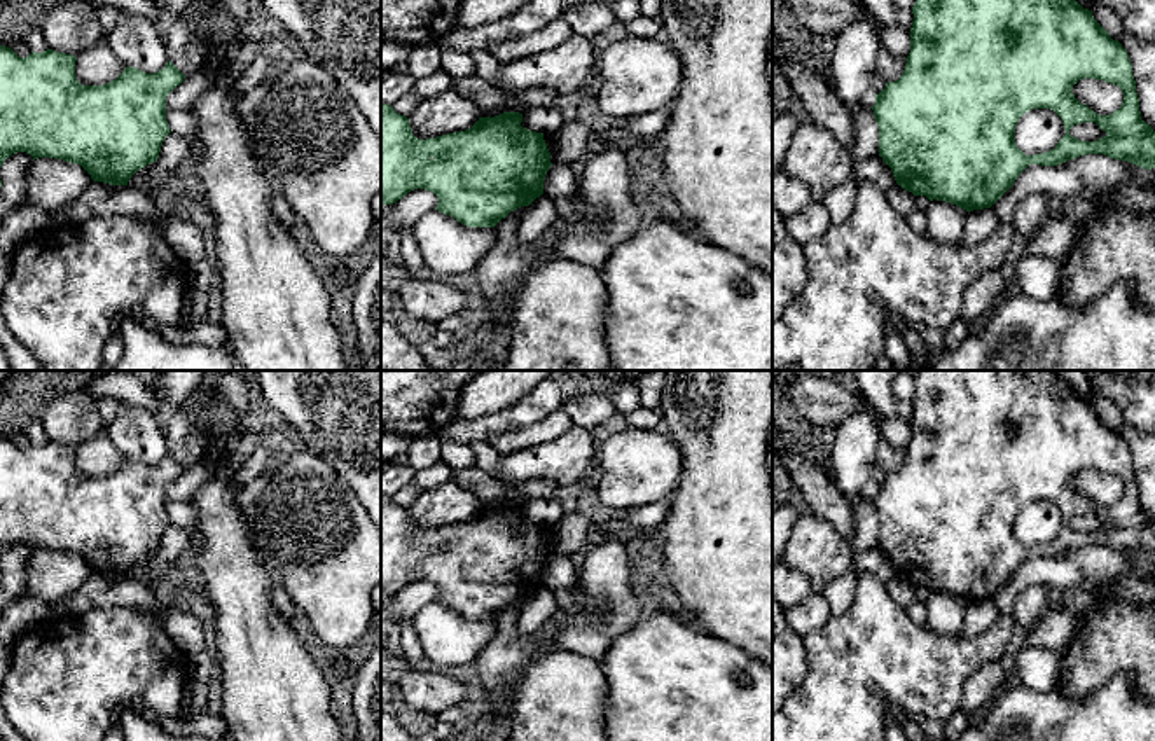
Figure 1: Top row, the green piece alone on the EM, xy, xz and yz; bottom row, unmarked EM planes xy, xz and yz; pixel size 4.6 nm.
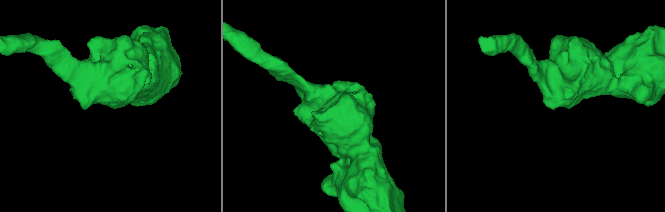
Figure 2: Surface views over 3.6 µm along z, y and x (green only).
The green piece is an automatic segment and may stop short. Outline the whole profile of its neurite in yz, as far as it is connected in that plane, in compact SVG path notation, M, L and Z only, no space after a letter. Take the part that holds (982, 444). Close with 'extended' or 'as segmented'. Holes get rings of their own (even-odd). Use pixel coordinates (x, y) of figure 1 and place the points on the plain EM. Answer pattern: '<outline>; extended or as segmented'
M917 370L910 444L905 461L875 486L879 547L896 575L914 587L952 594L966 603L991 599L1029 556L1057 557L1069 551L1103 545L1145 561L1155 559L1155 523L1141 510L1136 472L1127 442L1055 370ZM1082 470L1115 475L1124 484L1118 502L1099 507L1071 484ZM1033 500L1054 502L1066 526L1043 545L1026 547L1015 537L1015 517ZM1096 514L1106 526L1083 533L1069 526L1075 516Z; as segmented

